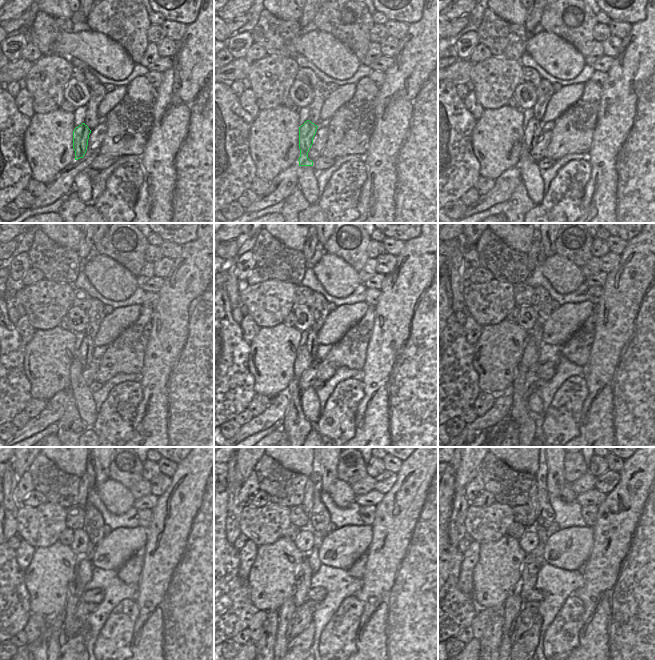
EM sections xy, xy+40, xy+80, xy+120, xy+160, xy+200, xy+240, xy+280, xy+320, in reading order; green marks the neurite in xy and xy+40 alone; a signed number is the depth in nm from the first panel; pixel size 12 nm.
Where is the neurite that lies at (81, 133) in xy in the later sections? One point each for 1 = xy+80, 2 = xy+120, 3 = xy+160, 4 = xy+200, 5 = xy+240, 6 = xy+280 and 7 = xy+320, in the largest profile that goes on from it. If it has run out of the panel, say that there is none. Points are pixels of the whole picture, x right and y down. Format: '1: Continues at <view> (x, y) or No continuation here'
1: Continues at xy+80 (532, 131)
2: Continues at xy+120 (84, 354)
3: Continues at xy+160 (311, 343)
4: Continues at xy+200 (537, 331)
5: Continues at xy+240 (89, 553)
6: Continues at xy+280 (317, 536)
7: Continues at xy+320 (541, 532)

